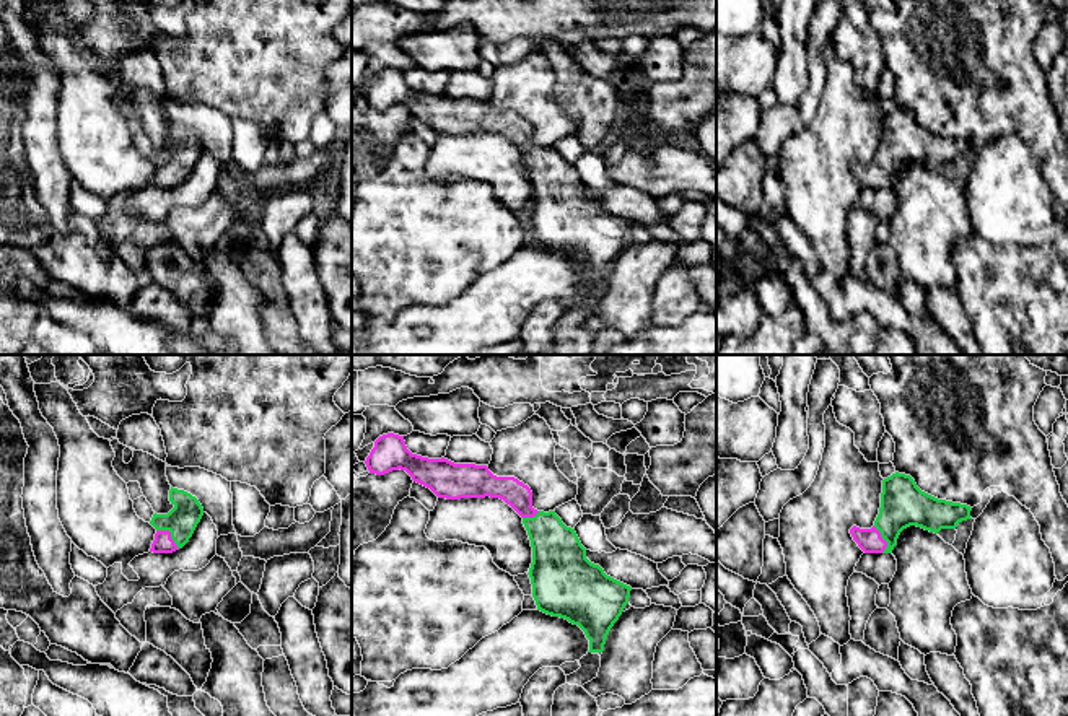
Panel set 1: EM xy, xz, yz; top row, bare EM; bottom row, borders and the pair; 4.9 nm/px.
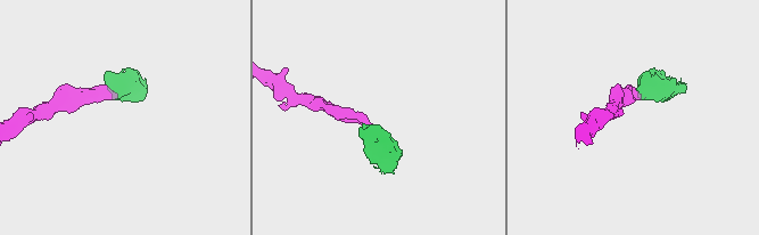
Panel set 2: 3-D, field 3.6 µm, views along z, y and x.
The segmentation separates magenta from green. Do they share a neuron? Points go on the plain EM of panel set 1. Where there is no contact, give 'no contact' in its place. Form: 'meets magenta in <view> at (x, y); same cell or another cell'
meets magenta in xy at (170, 170); same cell

